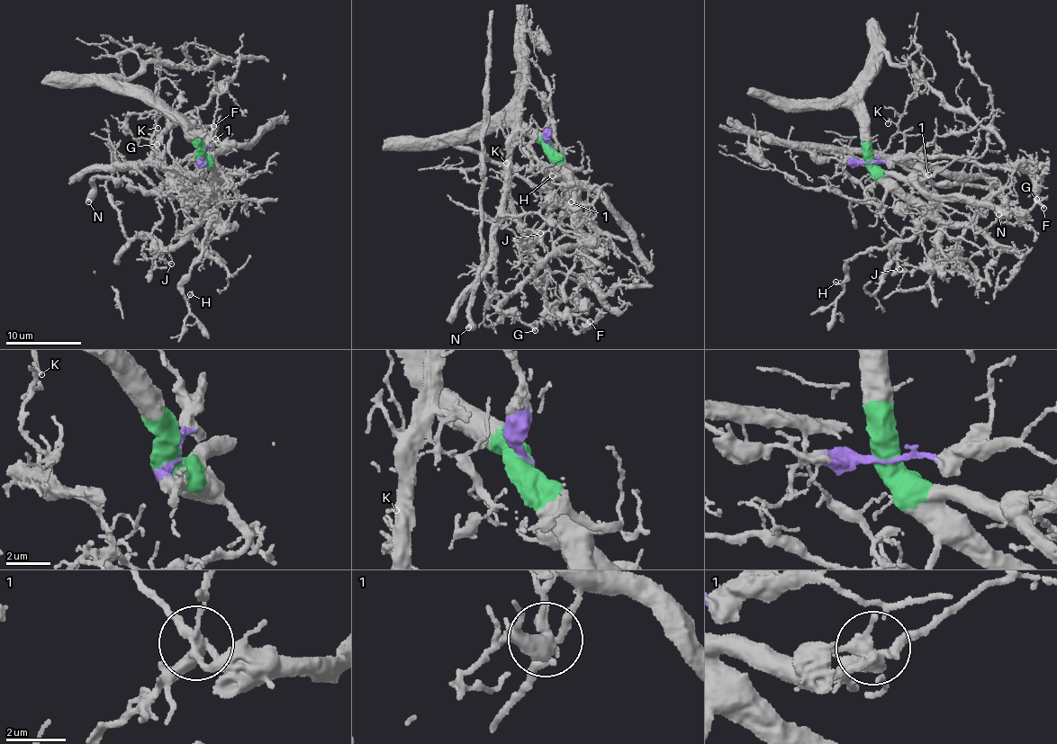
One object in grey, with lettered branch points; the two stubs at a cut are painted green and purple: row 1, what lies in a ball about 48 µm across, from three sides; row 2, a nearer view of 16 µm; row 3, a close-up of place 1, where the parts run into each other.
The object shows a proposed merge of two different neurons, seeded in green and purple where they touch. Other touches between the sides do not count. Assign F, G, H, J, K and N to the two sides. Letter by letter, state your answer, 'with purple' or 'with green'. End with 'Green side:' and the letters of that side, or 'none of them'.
F: with purple
G: with purple
H: with green
J: with purple
K: with purple
N: with purple
Green side: H

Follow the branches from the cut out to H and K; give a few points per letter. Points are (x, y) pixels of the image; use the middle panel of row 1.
H: (550, 146), (577, 219), (560, 180), (550, 177), (545, 183), (550, 187), (551, 175)
K: (550, 146), (546, 102), (528, 88), (506, 176), (506, 164)

